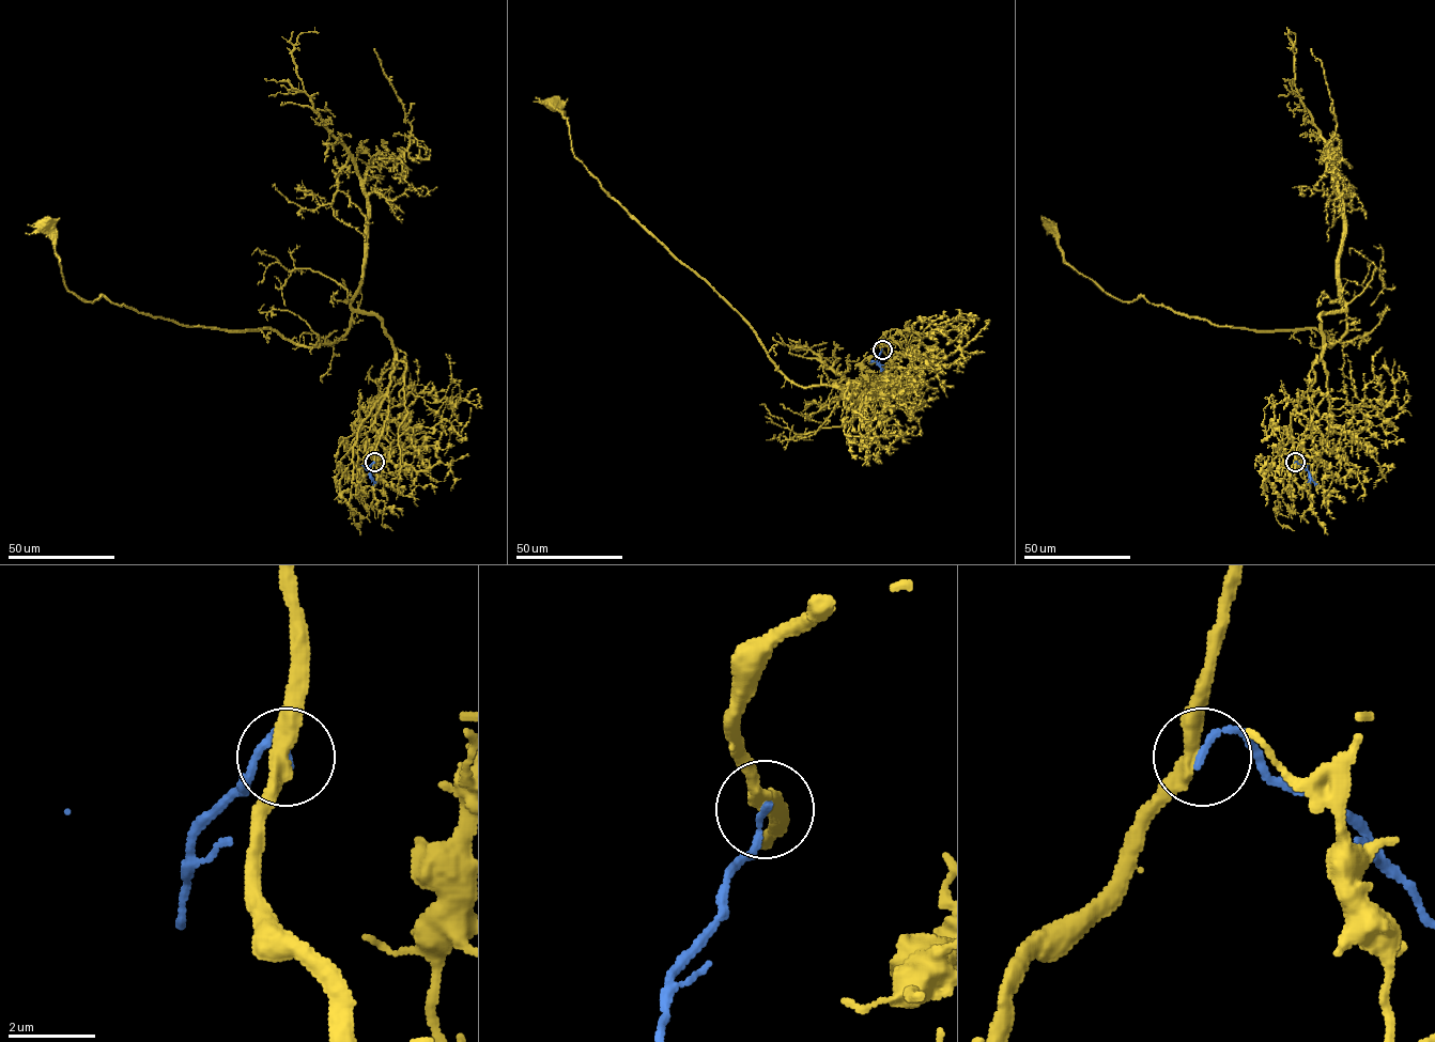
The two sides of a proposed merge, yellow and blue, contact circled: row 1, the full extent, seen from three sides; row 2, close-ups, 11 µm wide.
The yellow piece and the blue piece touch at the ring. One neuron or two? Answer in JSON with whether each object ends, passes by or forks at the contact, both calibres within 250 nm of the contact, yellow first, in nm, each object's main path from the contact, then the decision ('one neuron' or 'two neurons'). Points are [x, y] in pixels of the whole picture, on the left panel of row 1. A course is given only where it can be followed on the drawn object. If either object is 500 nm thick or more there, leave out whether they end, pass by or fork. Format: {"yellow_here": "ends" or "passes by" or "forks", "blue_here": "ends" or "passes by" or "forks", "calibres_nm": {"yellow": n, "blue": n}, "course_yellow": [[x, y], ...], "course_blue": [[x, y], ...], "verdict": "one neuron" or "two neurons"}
{"yellow_here": "passes by", "blue_here": "ends", "calibres_nm": {"yellow": 360, "blue": 150}, "course_yellow": [[374, 462], [395, 359], [377, 316], [303, 346], [87, 301], [44, 222]], "course_blue": [[374, 462], [369, 470], [374, 485]], "verdict": "one neuron"}

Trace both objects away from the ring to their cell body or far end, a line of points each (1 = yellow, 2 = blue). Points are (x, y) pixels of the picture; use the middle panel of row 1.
1: (882, 350), (896, 380), (903, 376), (880, 376), (863, 400), (791, 382), (751, 326), (574, 155), (552, 103)
2: (882, 350), (877, 362), (882, 370)

